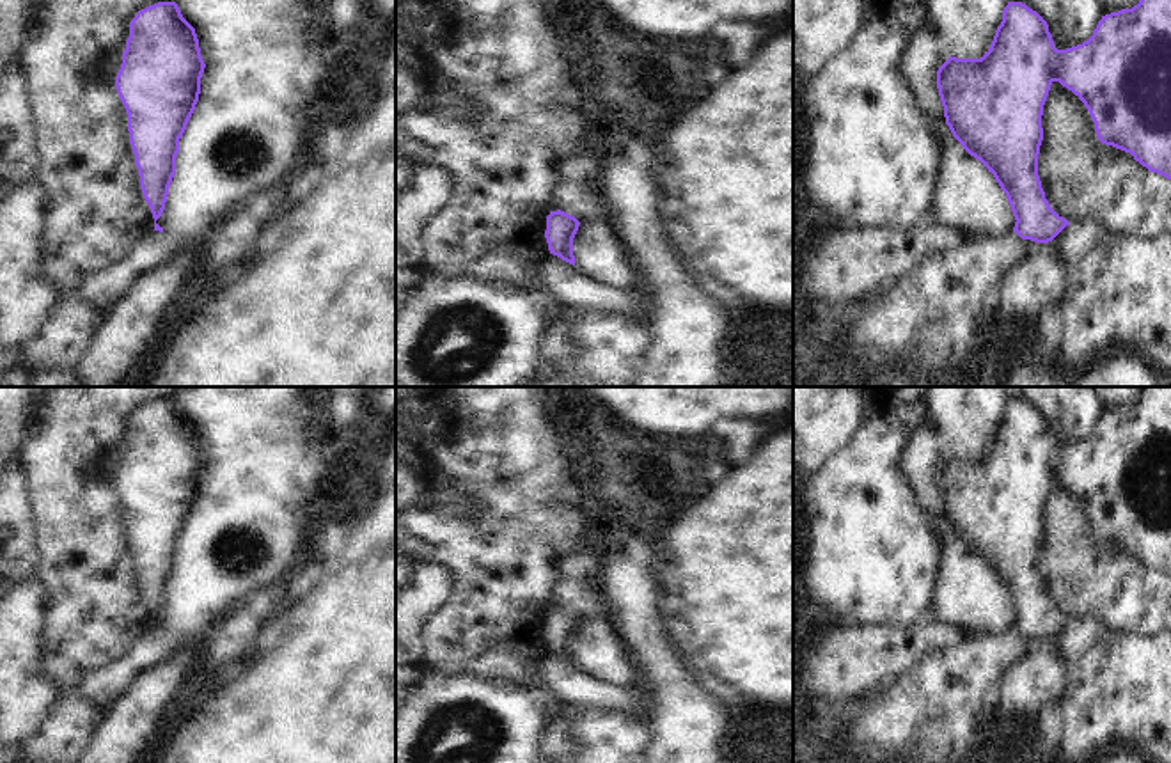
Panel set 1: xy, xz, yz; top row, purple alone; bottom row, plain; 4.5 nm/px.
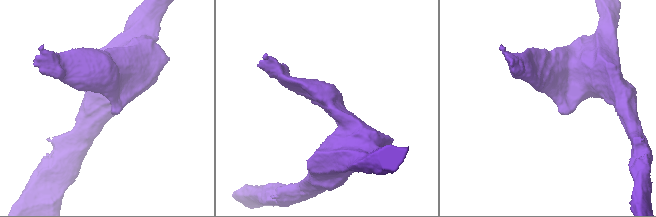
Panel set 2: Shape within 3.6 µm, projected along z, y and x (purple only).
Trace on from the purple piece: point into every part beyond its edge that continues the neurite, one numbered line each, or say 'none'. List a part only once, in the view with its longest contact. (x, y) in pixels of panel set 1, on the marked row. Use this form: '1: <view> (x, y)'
none

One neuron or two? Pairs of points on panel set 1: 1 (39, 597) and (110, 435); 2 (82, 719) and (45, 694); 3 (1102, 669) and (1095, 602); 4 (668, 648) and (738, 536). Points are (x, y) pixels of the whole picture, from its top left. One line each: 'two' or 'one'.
1: two
2: two
3: two
4: two

